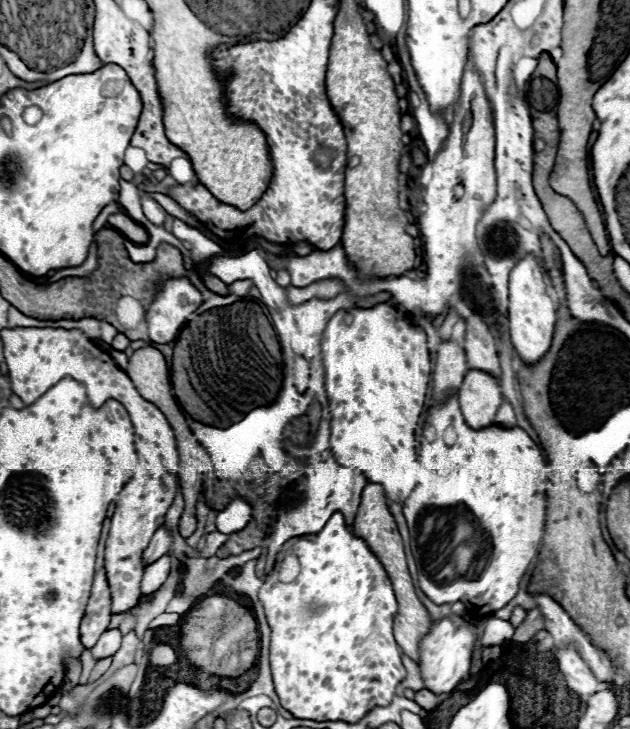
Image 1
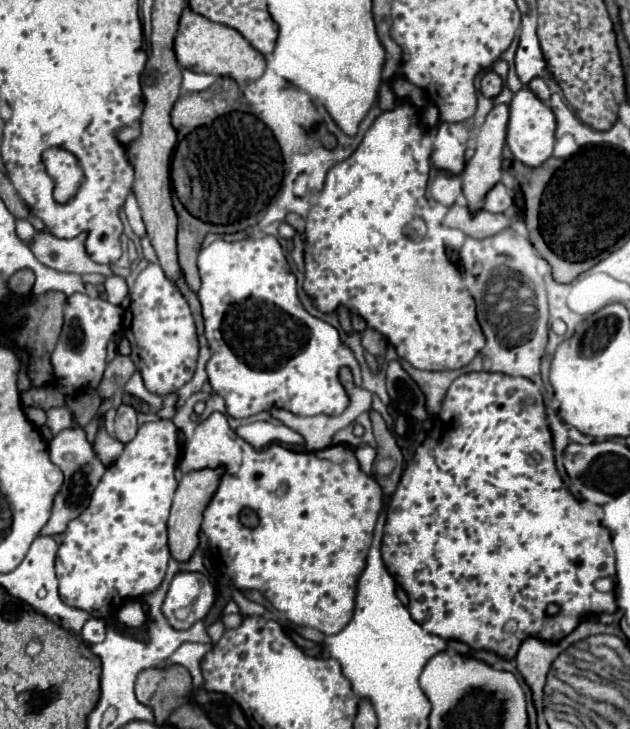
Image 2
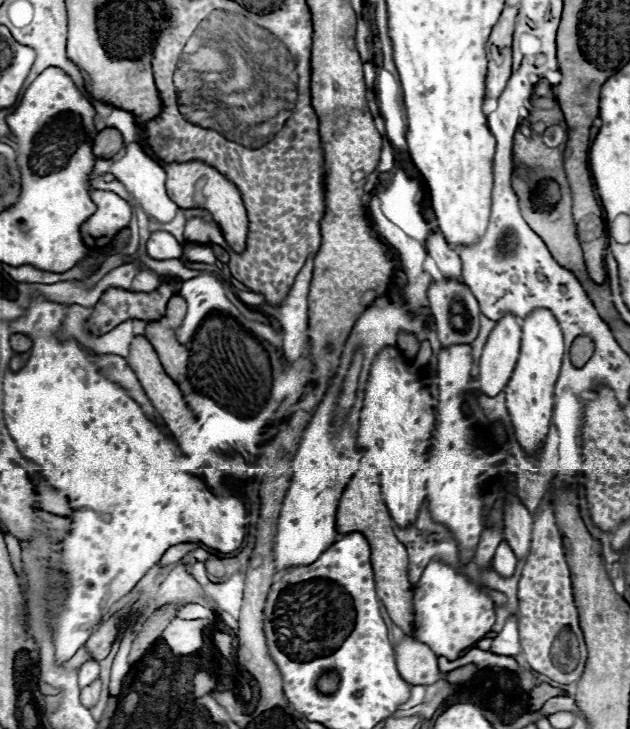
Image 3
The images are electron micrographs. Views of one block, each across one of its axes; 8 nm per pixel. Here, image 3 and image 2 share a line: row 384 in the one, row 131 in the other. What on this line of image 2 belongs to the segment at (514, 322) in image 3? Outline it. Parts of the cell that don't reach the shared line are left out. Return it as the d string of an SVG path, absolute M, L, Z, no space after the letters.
M498 104L488 114L482 130L476 138L476 152L466 164L466 170L462 172L462 192L466 196L466 206L476 208L476 212L484 206L484 196L488 194L488 188L492 184L498 184L502 178L502 146L506 142L506 128L508 128L508 104Z

